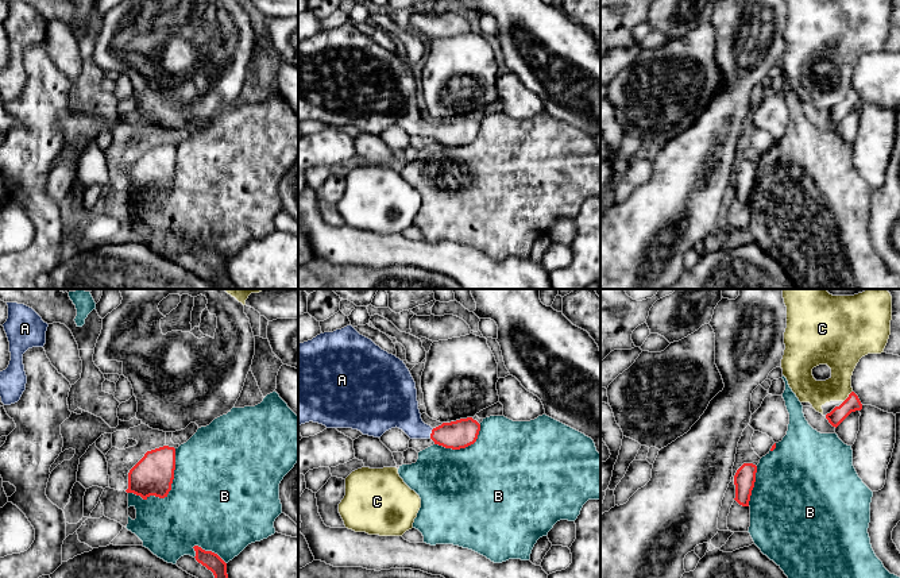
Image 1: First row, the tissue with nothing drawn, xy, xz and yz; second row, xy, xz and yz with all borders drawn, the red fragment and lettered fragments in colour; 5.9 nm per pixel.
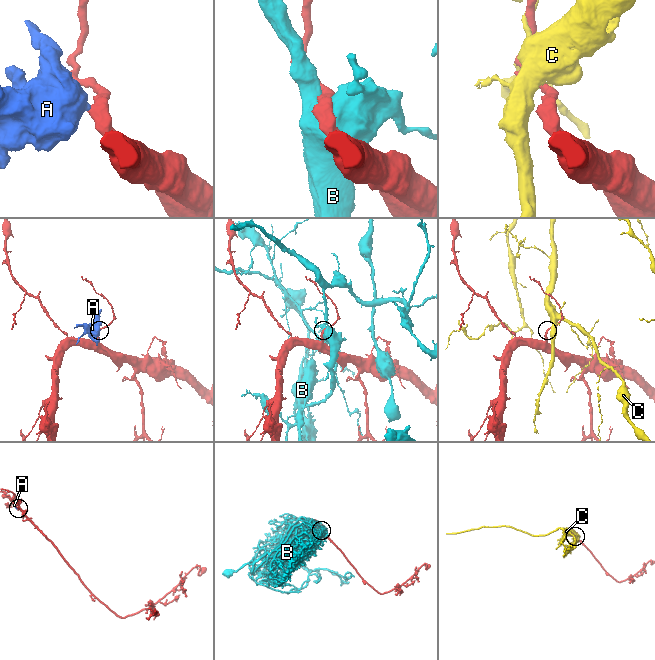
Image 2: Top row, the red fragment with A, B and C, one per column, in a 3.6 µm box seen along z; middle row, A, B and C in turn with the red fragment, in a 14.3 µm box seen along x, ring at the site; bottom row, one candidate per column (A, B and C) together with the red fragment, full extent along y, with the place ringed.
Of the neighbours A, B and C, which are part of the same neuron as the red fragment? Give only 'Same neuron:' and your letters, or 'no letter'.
Same neuron: A

